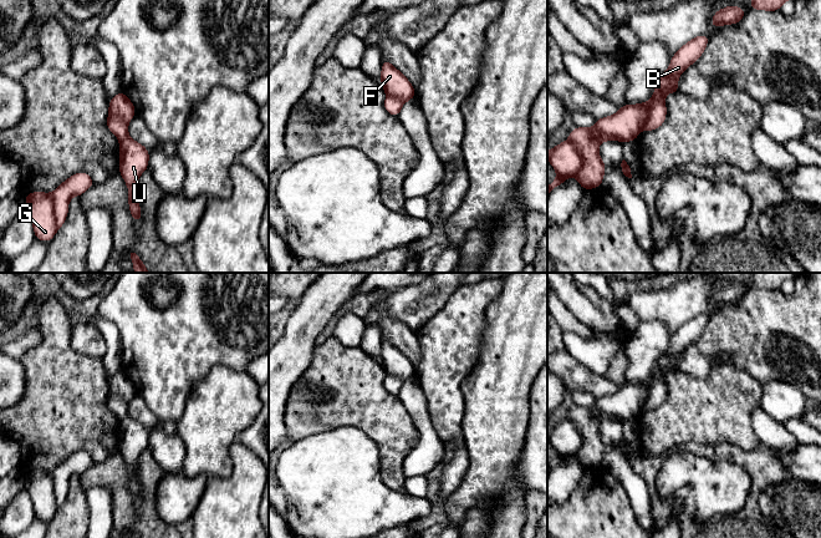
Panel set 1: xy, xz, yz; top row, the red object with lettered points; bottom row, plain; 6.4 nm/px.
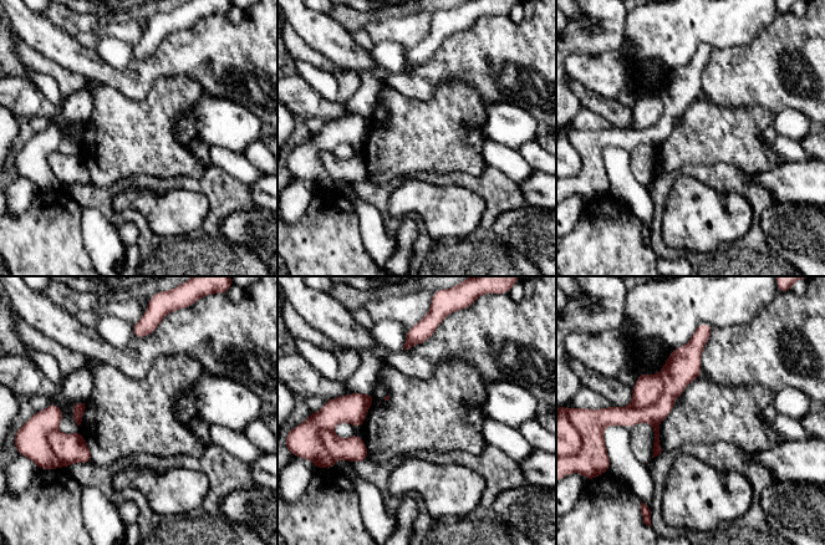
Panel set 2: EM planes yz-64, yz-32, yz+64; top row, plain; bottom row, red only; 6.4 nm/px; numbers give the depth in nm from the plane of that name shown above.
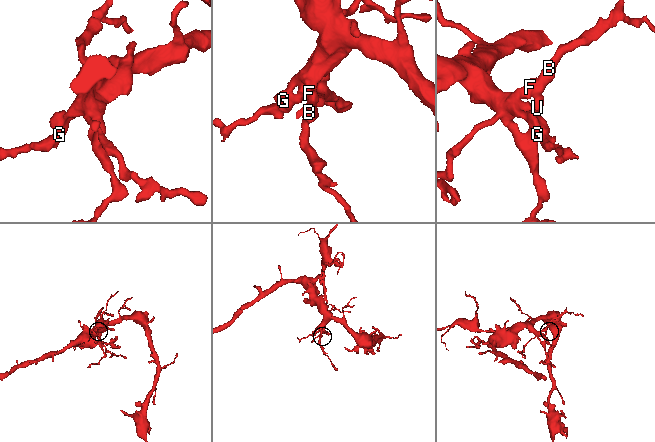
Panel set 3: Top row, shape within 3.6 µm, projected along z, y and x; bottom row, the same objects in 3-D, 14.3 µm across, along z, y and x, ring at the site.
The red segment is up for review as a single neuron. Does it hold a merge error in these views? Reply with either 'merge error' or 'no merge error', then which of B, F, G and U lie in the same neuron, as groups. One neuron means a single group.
merge error; B / F G U

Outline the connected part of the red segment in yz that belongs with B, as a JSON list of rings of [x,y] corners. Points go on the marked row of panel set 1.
[[[698,35],[685,45],[683,45],[670,60],[664,73],[657,81],[648,118],[643,122],[644,131],[658,130],[667,117],[666,93],[679,93],[678,77],[703,55],[710,37],[708,35]]]

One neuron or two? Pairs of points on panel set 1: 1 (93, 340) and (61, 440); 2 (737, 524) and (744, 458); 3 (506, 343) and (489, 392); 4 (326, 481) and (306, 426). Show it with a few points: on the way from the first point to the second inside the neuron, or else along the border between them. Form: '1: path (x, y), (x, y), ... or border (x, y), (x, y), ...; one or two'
1: border (71, 331), (71, 346), (75, 350), (101, 359); two
2: path (751, 508), (756, 488), (756, 475); one
3: path (506, 355), (506, 369), (501, 380); one
4: border (337, 427), (317, 431), (292, 442); two

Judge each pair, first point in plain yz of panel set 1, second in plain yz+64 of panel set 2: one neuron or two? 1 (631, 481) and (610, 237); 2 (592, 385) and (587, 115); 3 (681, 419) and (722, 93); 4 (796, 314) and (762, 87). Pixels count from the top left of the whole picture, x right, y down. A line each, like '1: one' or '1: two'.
1: two
2: two
3: two
4: one

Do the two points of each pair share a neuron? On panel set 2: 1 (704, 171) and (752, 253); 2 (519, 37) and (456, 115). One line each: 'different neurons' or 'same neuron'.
1: same neuron
2: different neurons

